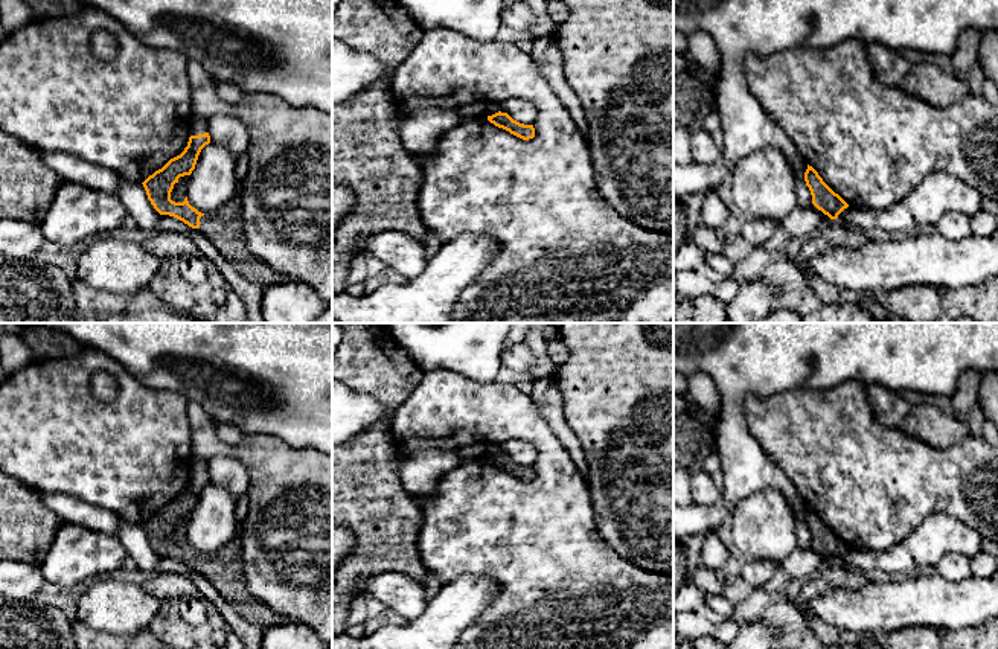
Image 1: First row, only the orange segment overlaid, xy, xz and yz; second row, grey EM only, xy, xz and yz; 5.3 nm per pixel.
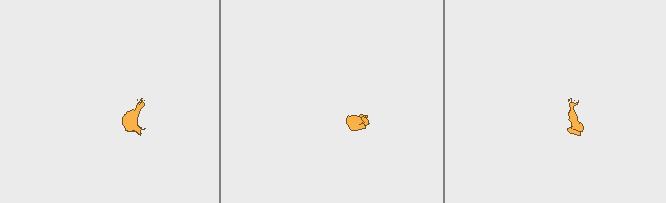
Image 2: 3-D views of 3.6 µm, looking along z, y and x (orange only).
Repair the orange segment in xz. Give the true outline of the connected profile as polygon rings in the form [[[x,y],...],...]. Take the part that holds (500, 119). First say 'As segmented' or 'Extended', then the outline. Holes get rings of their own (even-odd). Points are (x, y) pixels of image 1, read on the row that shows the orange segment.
As segmented. [[[498,111],[492,116],[488,116],[488,120],[495,126],[503,128],[523,140],[529,140],[535,137],[533,125],[520,123],[513,120],[507,113]]]

